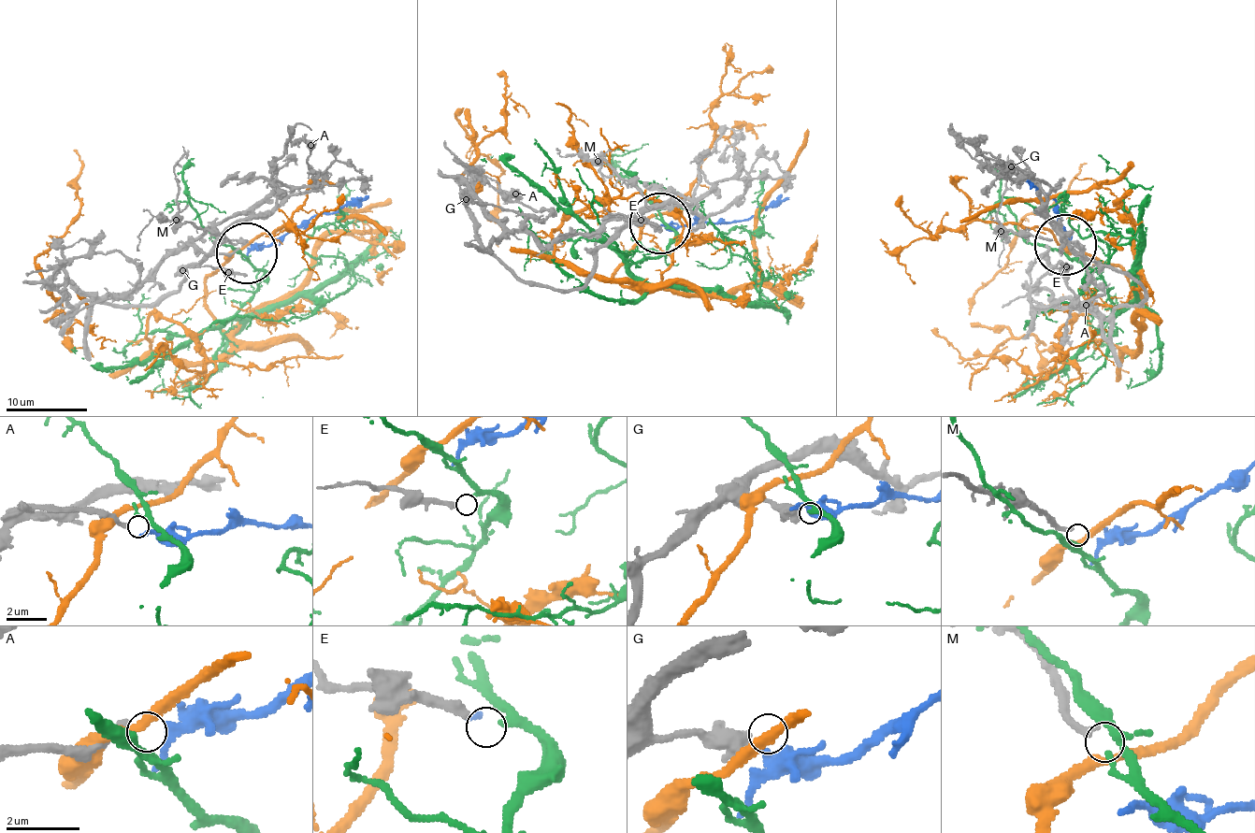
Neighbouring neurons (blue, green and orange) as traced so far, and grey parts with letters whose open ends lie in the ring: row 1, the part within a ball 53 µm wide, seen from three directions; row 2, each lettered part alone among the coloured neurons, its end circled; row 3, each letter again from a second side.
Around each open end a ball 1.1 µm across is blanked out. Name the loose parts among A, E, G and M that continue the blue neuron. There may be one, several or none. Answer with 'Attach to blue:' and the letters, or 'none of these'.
Attach to blue: A

